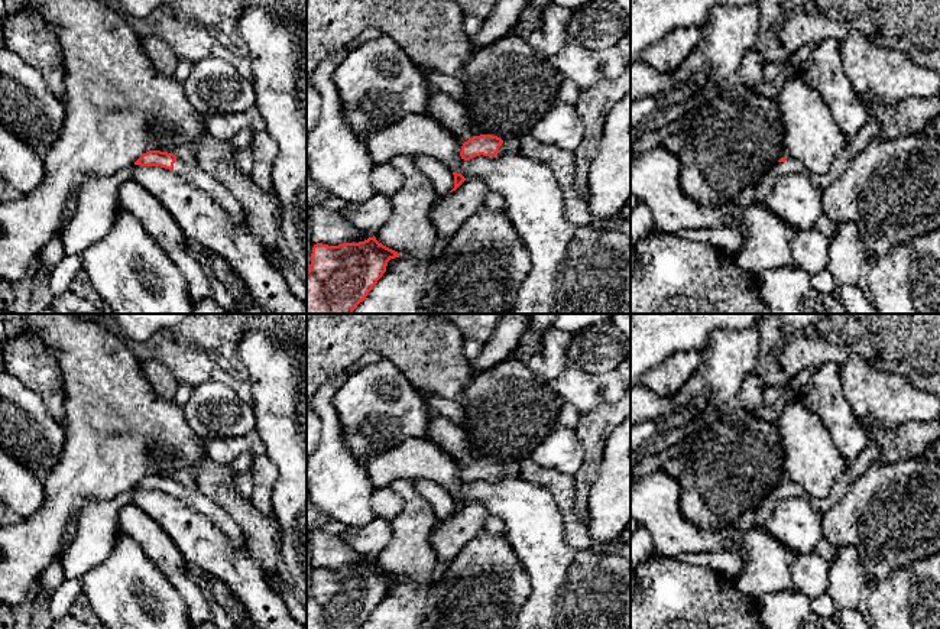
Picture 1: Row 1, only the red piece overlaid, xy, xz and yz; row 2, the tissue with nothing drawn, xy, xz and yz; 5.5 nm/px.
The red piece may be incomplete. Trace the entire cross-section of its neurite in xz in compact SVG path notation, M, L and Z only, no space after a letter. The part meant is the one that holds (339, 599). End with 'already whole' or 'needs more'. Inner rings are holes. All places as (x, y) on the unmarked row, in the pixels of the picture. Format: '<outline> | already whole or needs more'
M375 560L359 567L314 568L307 596L307 629L359 629L383 600L388 586L399 580Z | already whole

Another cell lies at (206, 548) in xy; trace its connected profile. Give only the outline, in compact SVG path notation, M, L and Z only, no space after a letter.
M133 489L132 497L132 502L166 532L194 571L221 580L239 596L257 629L305 629L291 616L285 600L269 586L246 547L234 548L208 518L188 508L174 495L161 490Z

